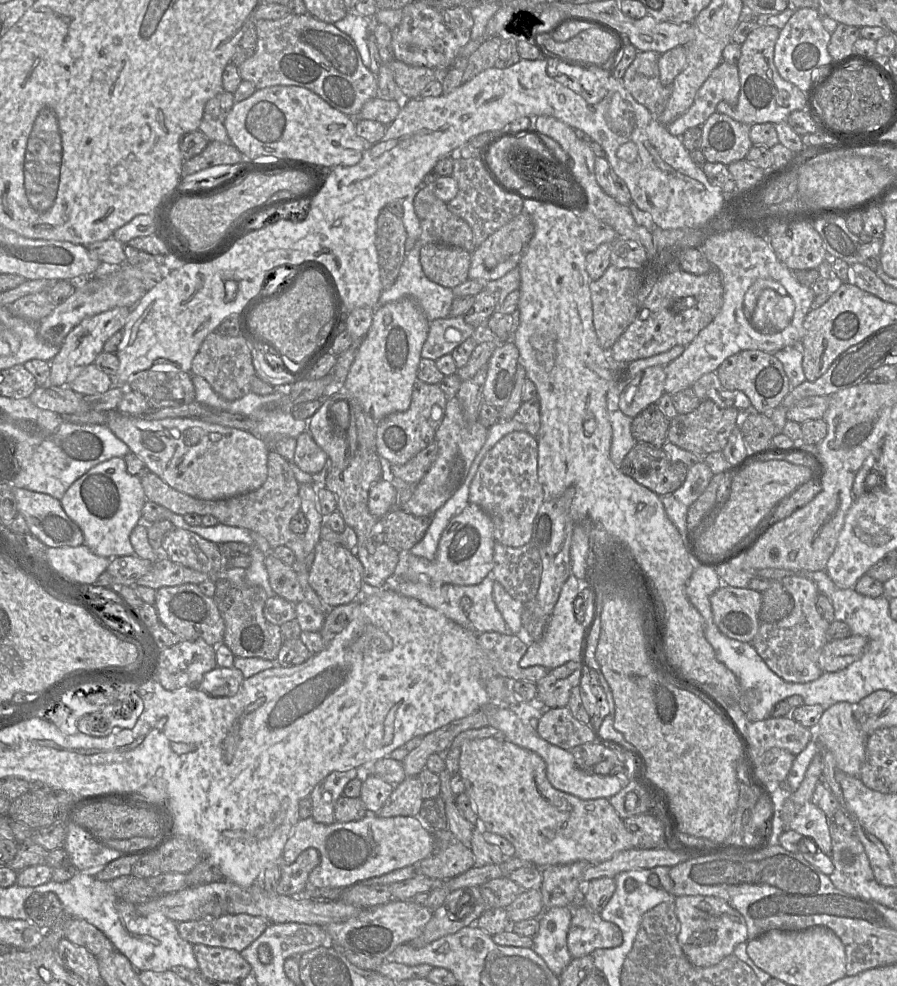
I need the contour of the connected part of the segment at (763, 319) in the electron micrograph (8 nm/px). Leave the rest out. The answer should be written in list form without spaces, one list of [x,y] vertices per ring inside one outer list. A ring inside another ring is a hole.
[[[764,289],[760,293],[753,311],[752,326],[762,334],[770,335],[778,333],[789,325],[794,314],[794,310],[794,301],[788,294],[783,296],[773,289]]]

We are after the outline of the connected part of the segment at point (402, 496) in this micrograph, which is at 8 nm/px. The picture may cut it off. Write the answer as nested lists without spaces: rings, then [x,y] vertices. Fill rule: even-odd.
[[[380,458],[383,478],[373,484],[369,491],[368,508],[372,515],[381,518],[387,513],[402,510],[412,497],[416,485],[394,477],[390,464]]]

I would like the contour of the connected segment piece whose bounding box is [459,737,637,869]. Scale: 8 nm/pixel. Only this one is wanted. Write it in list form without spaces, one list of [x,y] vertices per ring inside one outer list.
[[[490,737],[468,740],[461,747],[459,773],[465,792],[474,803],[482,830],[506,838],[515,848],[515,857],[540,869],[553,865],[587,861],[597,864],[621,851],[637,848],[637,839],[625,827],[623,819],[607,798],[582,800],[554,788],[546,775],[546,763],[536,753],[506,739]]]

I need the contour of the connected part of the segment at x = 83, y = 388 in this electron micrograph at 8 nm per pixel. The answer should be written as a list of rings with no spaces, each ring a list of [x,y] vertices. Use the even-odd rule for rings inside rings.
[[[94,363],[74,368],[68,375],[66,386],[84,396],[104,393],[113,386],[113,378]]]

